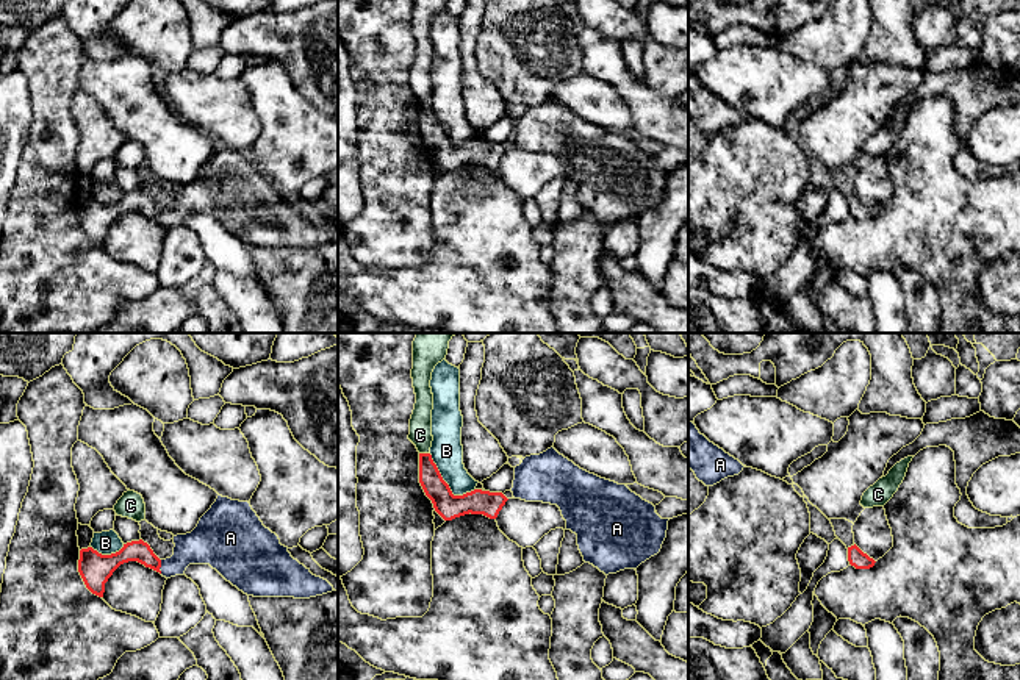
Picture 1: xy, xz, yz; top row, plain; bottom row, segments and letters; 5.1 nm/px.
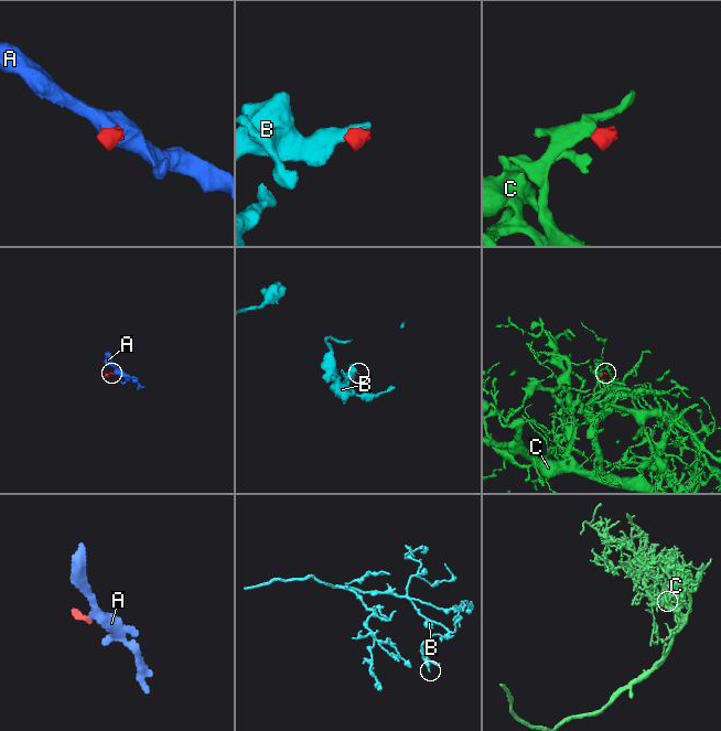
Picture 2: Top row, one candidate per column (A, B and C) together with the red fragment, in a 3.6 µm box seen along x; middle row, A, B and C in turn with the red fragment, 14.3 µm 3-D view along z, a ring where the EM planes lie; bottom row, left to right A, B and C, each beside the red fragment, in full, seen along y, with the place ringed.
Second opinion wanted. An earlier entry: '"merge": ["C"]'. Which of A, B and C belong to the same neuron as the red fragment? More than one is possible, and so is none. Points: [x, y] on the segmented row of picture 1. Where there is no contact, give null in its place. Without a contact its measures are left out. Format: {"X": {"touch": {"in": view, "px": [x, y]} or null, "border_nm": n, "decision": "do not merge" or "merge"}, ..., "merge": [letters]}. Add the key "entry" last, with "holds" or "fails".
{"A": {"touch": {"in": "xy", "px": [160, 566]}, "border_nm": 70, "decision": "merge"}, "B": {"touch": {"in": "xz", "px": [448, 485]}, "border_nm": 300, "decision": "do not merge"}, "C": {"touch": {"in": "xz", "px": [424, 454]}, "border_nm": 60, "decision": "do not merge"}, "merge": ["A"], "entry": "fails"}

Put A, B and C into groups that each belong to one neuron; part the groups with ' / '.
A / B / C

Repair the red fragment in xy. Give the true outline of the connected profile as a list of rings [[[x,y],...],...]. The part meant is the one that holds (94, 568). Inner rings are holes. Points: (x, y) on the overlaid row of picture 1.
[[[217,496],[197,527],[174,536],[174,544],[174,555],[166,560],[160,560],[142,539],[127,542],[111,555],[92,547],[81,549],[78,572],[86,588],[99,597],[103,597],[113,572],[128,561],[138,561],[166,578],[183,575],[189,564],[210,564],[253,597],[310,599],[335,591],[327,580],[313,575],[291,557],[249,502]]]

